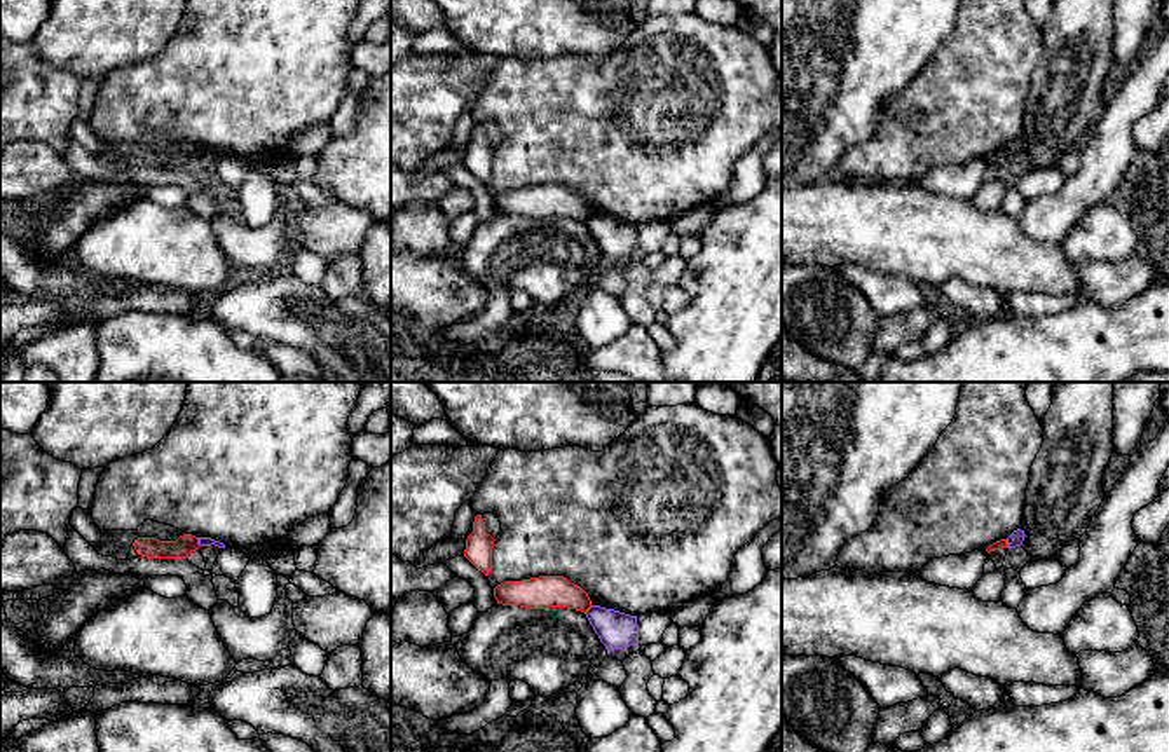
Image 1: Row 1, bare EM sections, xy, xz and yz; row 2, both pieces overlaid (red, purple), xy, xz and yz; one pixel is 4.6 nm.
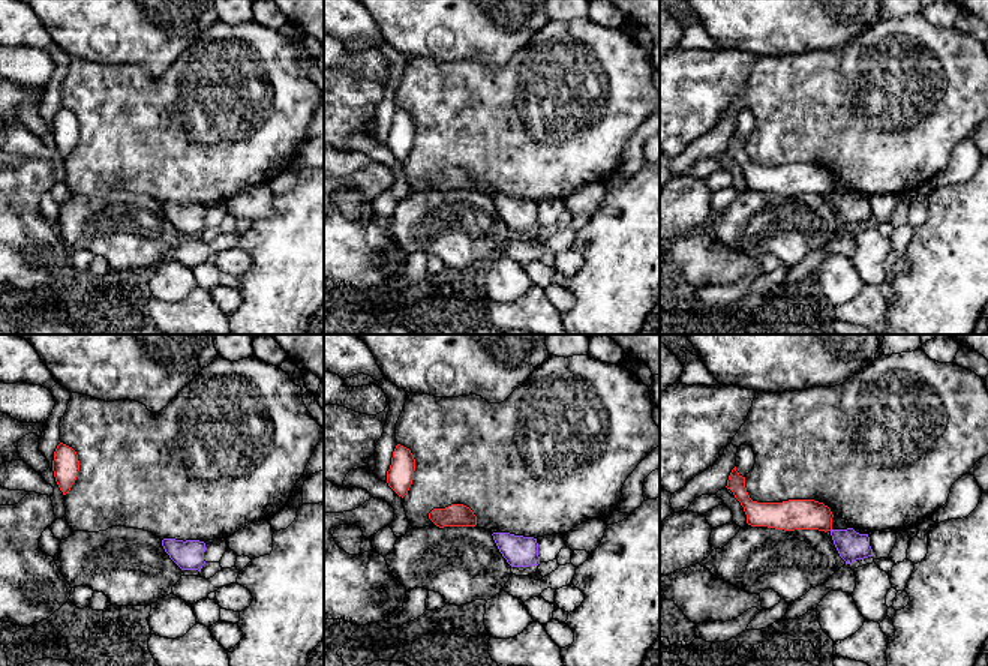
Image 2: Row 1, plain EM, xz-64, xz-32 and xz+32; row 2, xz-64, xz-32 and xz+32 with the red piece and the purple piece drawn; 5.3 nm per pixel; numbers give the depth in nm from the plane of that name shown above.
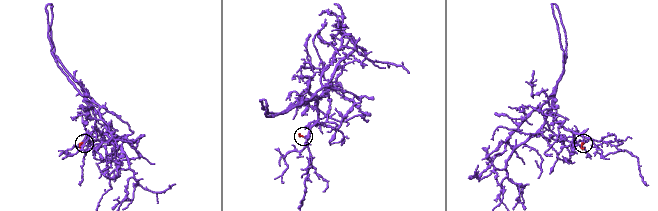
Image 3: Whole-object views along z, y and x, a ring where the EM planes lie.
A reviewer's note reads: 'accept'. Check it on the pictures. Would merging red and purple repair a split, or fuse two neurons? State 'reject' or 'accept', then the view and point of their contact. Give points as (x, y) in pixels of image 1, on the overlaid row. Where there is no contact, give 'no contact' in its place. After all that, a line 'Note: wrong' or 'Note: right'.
reject; contact xz (588, 608)
Note: wrong

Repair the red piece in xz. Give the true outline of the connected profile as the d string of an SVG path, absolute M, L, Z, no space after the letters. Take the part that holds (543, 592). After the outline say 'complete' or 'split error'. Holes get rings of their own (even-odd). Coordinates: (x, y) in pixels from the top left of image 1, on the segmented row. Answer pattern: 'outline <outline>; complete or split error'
outline M564 576L504 581L494 588L494 597L497 604L525 609L567 607L586 612L591 607L588 593Z; complete

